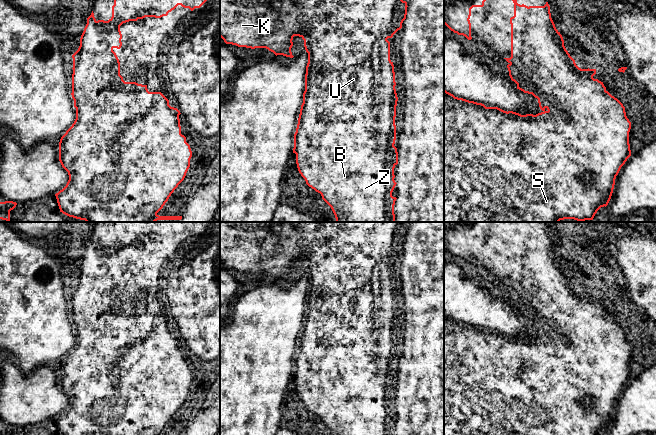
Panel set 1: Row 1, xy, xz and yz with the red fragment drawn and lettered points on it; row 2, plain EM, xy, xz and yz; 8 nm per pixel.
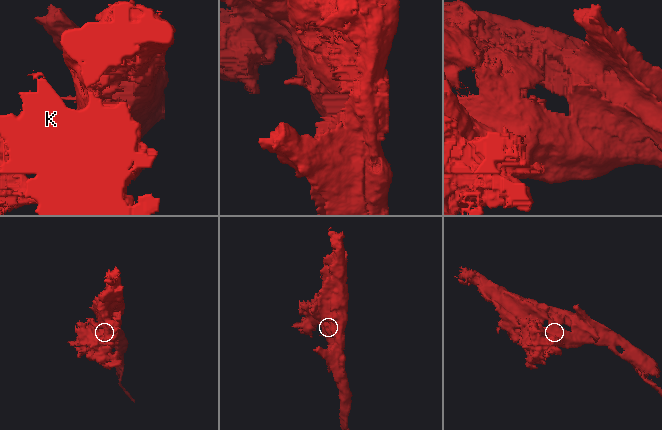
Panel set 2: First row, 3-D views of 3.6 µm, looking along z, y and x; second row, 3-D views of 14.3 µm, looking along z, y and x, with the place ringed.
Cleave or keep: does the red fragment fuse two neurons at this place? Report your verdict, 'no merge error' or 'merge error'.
merge error

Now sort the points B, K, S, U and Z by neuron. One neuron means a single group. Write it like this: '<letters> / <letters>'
B / K S U Z

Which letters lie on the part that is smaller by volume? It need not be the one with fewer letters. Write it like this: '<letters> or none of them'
B

